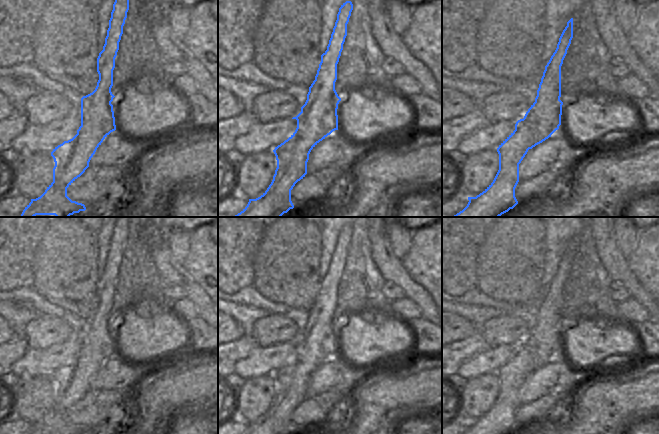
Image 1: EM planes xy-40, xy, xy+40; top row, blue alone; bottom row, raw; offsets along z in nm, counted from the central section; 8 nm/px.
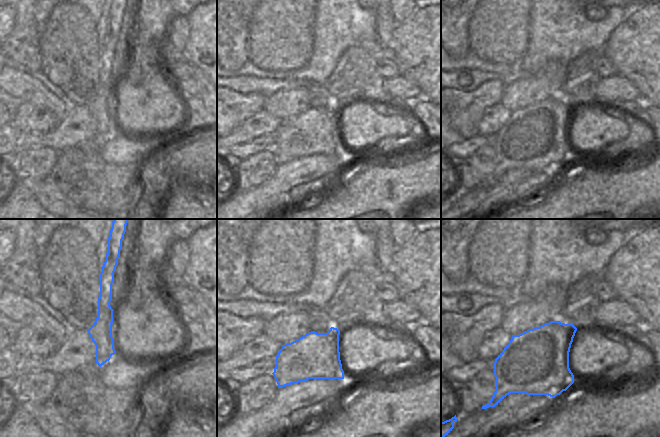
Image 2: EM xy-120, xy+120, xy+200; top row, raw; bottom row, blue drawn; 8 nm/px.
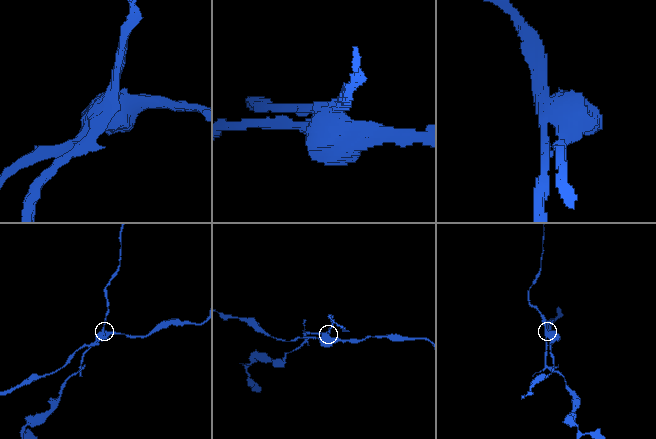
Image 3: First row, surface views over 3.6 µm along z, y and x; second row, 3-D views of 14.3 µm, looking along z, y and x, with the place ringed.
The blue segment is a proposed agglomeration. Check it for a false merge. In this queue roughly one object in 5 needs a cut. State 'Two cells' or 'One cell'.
Two cells

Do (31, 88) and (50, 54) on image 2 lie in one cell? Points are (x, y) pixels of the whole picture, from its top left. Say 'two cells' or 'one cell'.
two cells

